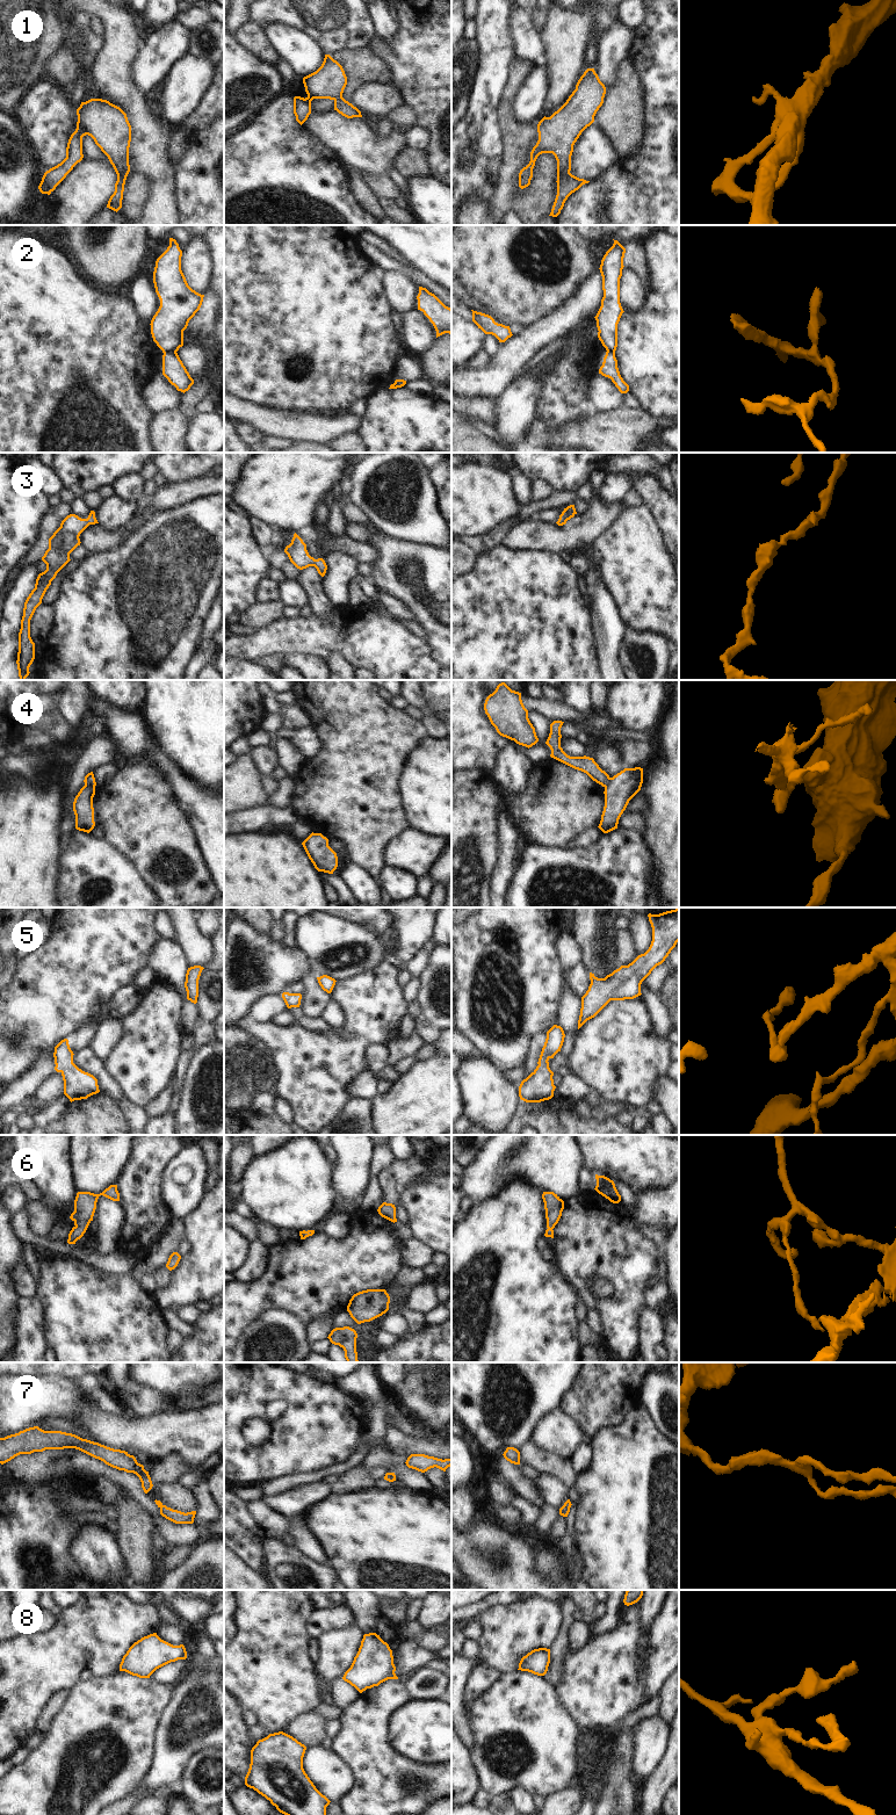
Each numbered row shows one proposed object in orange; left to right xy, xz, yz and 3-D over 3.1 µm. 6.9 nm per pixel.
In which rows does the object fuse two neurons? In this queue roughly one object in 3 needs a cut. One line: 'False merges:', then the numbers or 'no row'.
False merges: 2, 4

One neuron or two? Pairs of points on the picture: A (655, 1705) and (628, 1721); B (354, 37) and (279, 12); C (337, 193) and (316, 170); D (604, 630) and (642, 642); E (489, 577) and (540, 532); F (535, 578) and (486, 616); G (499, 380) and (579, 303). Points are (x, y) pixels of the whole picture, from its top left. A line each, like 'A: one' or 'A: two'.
A: one
B: one
C: one
D: two
E: two
F: one
G: one

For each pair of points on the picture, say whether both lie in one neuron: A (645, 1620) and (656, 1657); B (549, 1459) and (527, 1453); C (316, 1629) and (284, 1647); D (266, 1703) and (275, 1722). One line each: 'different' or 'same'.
A: different
B: same
C: different
D: same

